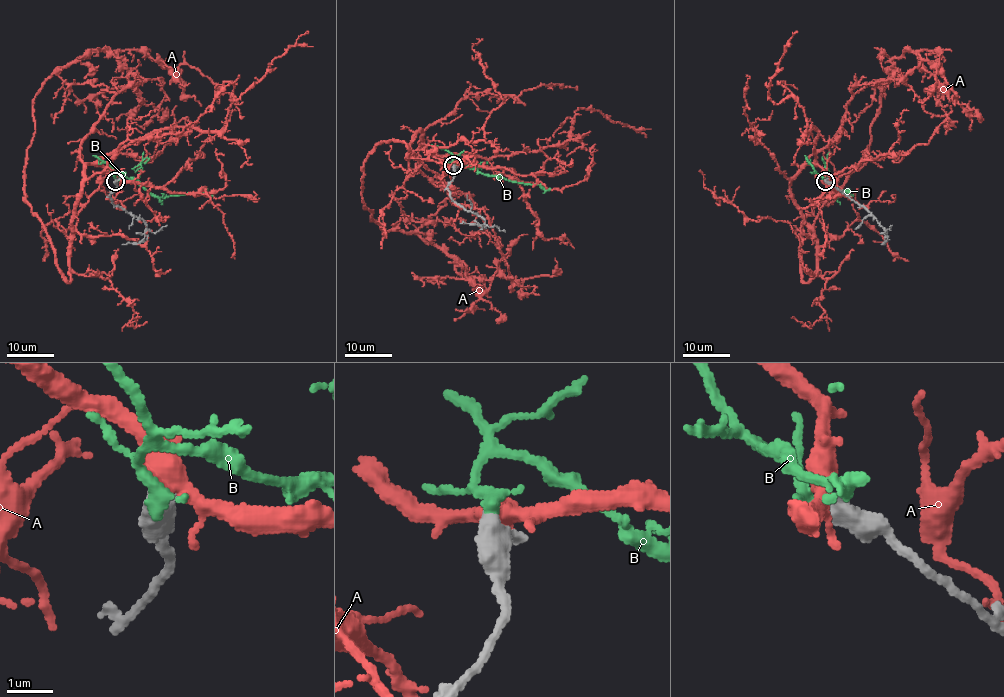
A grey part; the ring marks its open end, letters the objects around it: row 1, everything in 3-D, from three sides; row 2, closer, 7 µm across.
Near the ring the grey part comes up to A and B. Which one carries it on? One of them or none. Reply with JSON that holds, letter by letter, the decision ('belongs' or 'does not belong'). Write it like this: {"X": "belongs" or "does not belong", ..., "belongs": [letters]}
{"A": "does not belong", "B": "belongs", "belongs": ["B"]}

